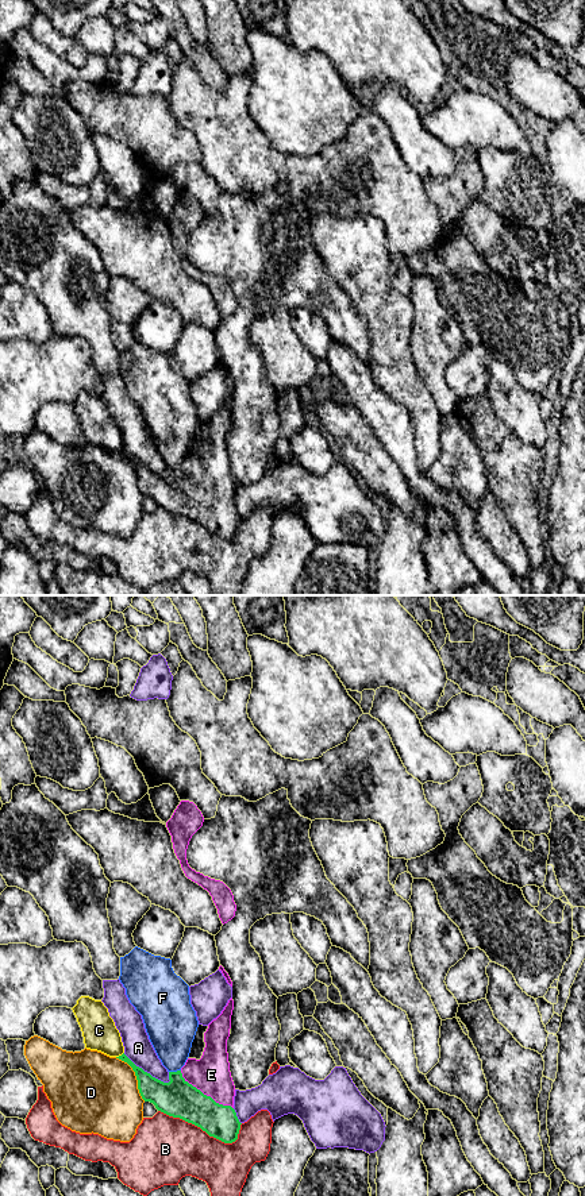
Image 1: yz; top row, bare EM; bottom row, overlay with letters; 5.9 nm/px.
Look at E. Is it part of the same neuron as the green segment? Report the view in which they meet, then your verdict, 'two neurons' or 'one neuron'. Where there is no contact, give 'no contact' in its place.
yz | one neuron

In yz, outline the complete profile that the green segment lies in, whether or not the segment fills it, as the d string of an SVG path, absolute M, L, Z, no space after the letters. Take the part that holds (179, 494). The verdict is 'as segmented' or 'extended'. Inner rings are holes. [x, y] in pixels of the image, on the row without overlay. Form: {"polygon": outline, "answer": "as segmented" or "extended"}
{"polygon": "M231 393L222 409L208 420L204 428L205 443L201 454L188 454L180 466L169 467L169 478L153 472L136 462L124 448L116 452L127 458L135 467L138 485L145 497L153 498L158 506L169 512L180 513L200 522L209 532L224 539L232 539L238 535L242 520L234 505L235 481L231 472L227 448L232 405L234 396Z", "answer": "extended"}

